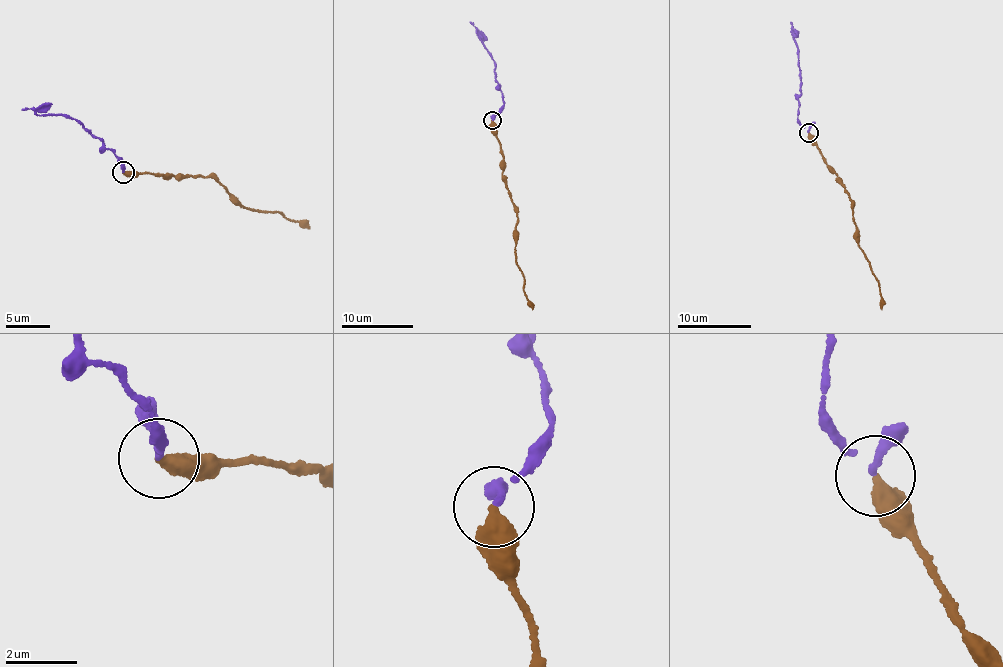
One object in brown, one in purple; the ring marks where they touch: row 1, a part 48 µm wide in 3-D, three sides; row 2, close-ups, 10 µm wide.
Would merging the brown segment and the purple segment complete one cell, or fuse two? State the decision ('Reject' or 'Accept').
Accept

